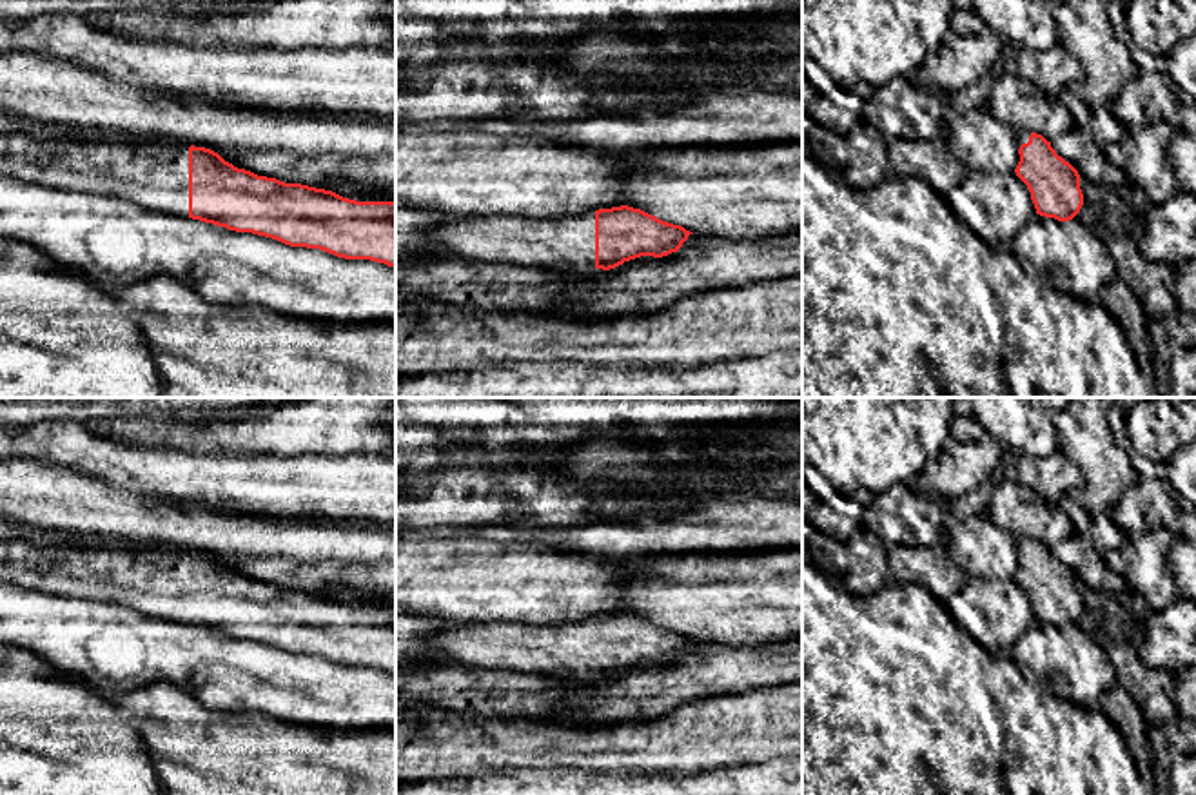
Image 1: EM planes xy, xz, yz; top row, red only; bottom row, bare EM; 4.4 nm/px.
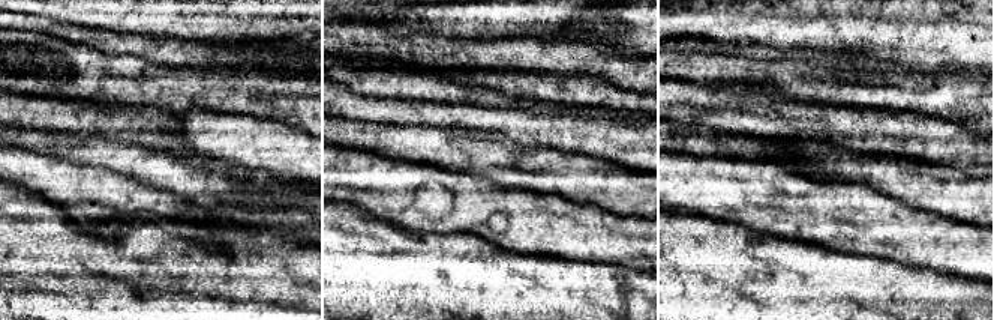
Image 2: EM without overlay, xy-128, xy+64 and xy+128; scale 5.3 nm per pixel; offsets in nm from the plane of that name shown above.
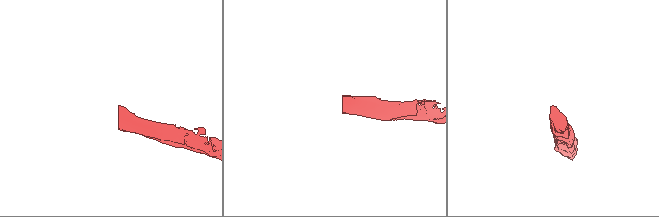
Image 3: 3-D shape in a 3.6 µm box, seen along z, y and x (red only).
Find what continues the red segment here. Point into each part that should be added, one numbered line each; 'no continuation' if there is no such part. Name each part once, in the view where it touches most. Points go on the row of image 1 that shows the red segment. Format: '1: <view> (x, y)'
1: xy (155, 176)

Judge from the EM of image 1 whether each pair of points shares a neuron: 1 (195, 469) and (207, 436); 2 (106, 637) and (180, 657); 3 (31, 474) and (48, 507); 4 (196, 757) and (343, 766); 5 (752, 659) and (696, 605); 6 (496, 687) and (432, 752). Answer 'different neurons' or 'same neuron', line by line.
1: different neurons
2: same neuron
3: same neuron
4: same neuron
5: different neurons
6: different neurons

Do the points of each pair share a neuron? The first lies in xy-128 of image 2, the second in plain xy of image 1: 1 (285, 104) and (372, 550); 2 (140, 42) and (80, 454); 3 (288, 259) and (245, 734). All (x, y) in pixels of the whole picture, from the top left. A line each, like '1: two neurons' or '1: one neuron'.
1: one neuron
2: one neuron
3: one neuron

